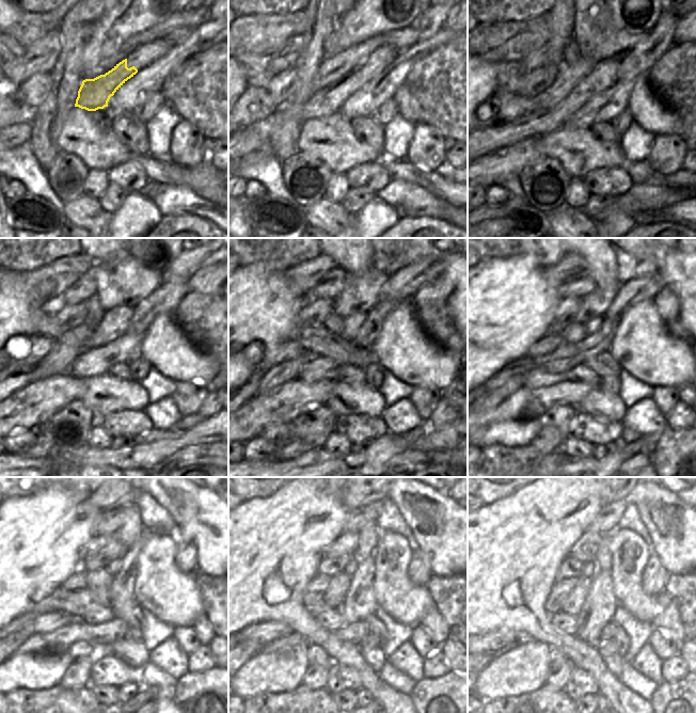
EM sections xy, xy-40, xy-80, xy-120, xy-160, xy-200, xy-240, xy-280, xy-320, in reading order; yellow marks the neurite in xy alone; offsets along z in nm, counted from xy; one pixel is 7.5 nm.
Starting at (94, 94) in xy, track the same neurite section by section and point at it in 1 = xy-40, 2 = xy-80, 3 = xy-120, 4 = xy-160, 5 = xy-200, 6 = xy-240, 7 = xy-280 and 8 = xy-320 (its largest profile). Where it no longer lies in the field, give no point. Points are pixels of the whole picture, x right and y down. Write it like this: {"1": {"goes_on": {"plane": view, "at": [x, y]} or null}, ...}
{"1": {"goes_on": {"plane": "xy-40", "at": [329, 100]}}, "2": {"goes_on": {"plane": "xy-80", "at": [600, 78]}}, "3": {"goes_on": {"plane": "xy-120", "at": [114, 322]}}, "4": {"goes_on": {"plane": "xy-160", "at": [351, 323]}}, "5": {"goes_on": {"plane": "xy-200", "at": [594, 325]}}, "6": {"goes_on": {"plane": "xy-240", "at": [113, 567]}}, "7": {"goes_on": {"plane": "xy-280", "at": [350, 569]}}, "8": {"goes_on": {"plane": "xy-320", "at": [589, 569]}}}

